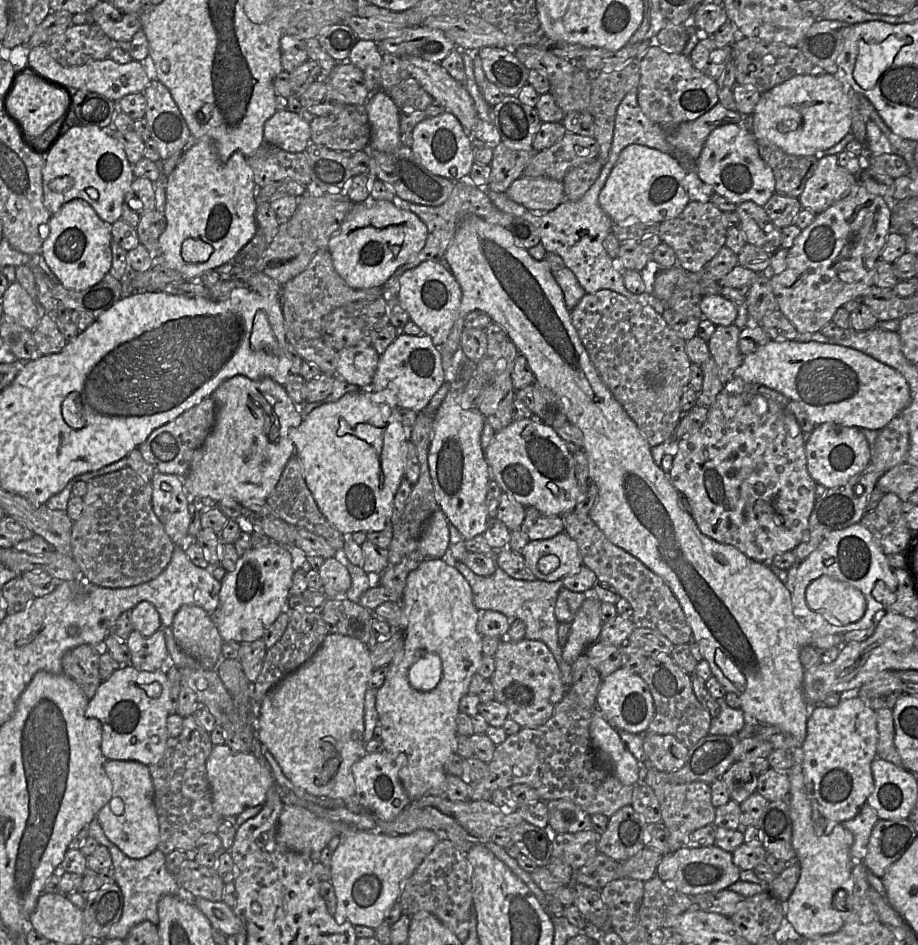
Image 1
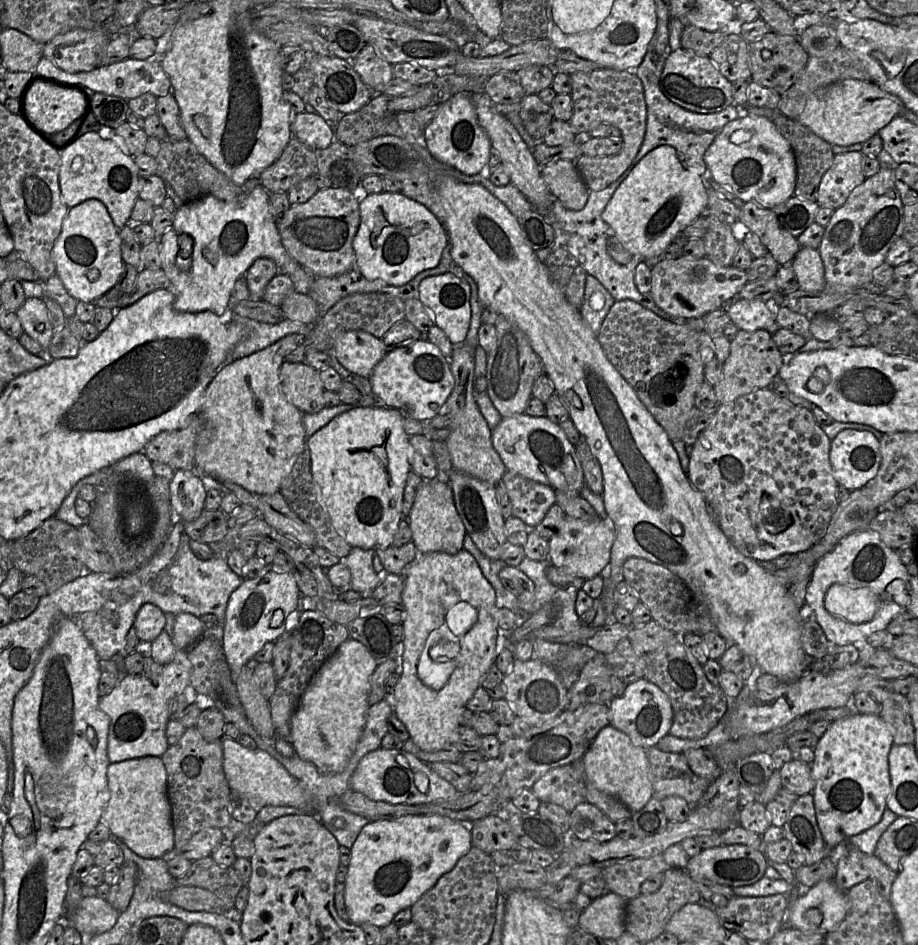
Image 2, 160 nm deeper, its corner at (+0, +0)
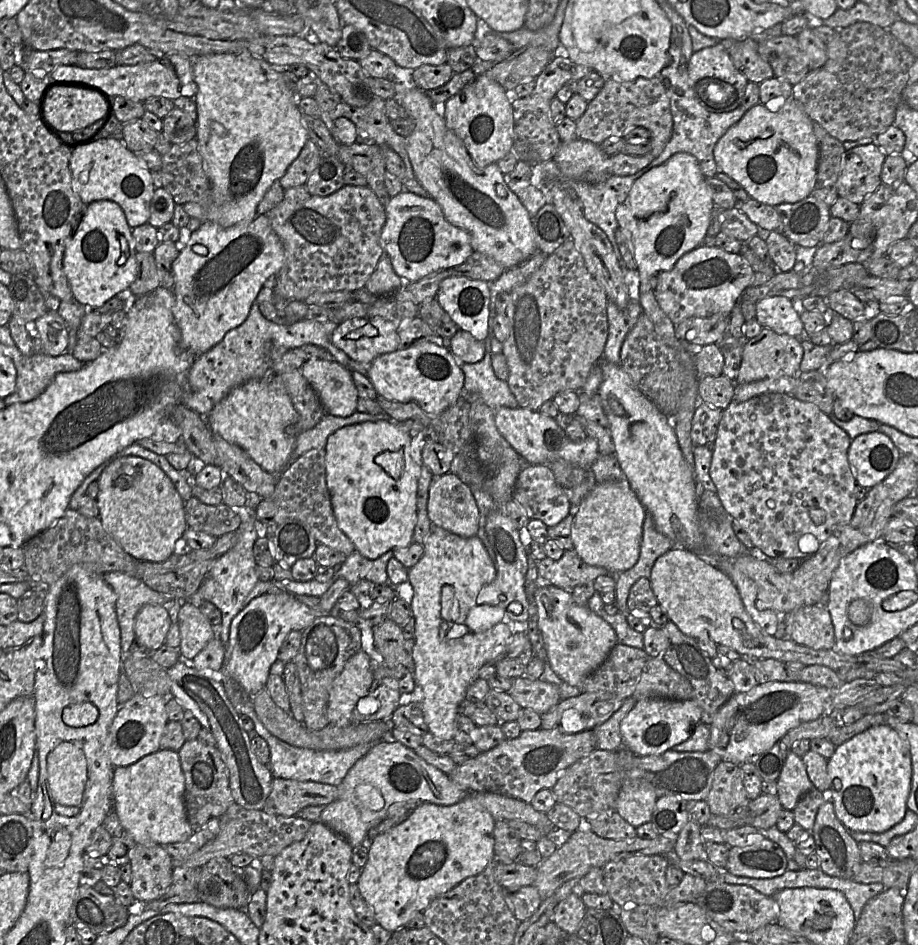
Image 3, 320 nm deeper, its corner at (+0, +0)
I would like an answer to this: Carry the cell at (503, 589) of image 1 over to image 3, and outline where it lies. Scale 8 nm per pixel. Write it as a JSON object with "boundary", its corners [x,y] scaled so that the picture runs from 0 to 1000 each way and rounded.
{"boundary":[[[625,581],[617,582],[608,593],[595,589],[586,594],[585,603],[585,621],[602,619],[615,625],[646,616],[651,610],[664,607],[657,600],[637,596]]]}

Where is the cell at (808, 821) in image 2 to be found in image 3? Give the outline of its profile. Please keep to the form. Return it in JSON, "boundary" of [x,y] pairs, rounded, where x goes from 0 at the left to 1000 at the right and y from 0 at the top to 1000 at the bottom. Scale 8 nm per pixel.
{"boundary":[[[899,847],[892,854],[885,879],[892,908],[892,921],[918,930],[928,930],[930,917],[939,912],[936,892],[914,869],[907,850]]]}

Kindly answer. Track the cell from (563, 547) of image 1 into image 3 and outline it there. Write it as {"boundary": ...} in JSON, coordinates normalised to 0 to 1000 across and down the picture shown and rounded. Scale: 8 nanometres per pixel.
{"boundary":[[[682,507],[649,511],[632,534],[622,534],[621,545],[625,546],[622,559],[624,581],[637,596],[657,600],[664,605],[664,608],[684,603],[693,597],[705,541]]]}

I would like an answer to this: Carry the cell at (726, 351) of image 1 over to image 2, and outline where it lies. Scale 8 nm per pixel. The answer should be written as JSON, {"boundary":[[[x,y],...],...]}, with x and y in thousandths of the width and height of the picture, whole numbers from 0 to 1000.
{"boundary":[[[805,349],[796,359],[795,372],[789,383],[786,398],[778,407],[782,429],[834,411],[847,397],[857,378],[849,371],[842,362],[841,351],[840,349]]]}

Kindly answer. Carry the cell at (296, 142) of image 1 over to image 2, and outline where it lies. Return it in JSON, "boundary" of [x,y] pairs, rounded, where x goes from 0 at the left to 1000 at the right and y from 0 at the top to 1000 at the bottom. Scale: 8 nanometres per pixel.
{"boundary":[[[328,119],[318,127],[319,145],[339,158],[356,157],[365,148],[364,135],[345,120]]]}

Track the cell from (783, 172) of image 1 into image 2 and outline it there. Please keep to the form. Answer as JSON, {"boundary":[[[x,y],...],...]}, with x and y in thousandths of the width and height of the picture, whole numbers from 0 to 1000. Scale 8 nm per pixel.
{"boundary":[[[837,114],[833,124],[842,129],[853,145],[858,148],[866,164],[868,187],[865,207],[874,212],[889,214],[894,189],[906,175],[910,165],[906,153],[888,142],[882,135],[858,125],[847,114]]]}

